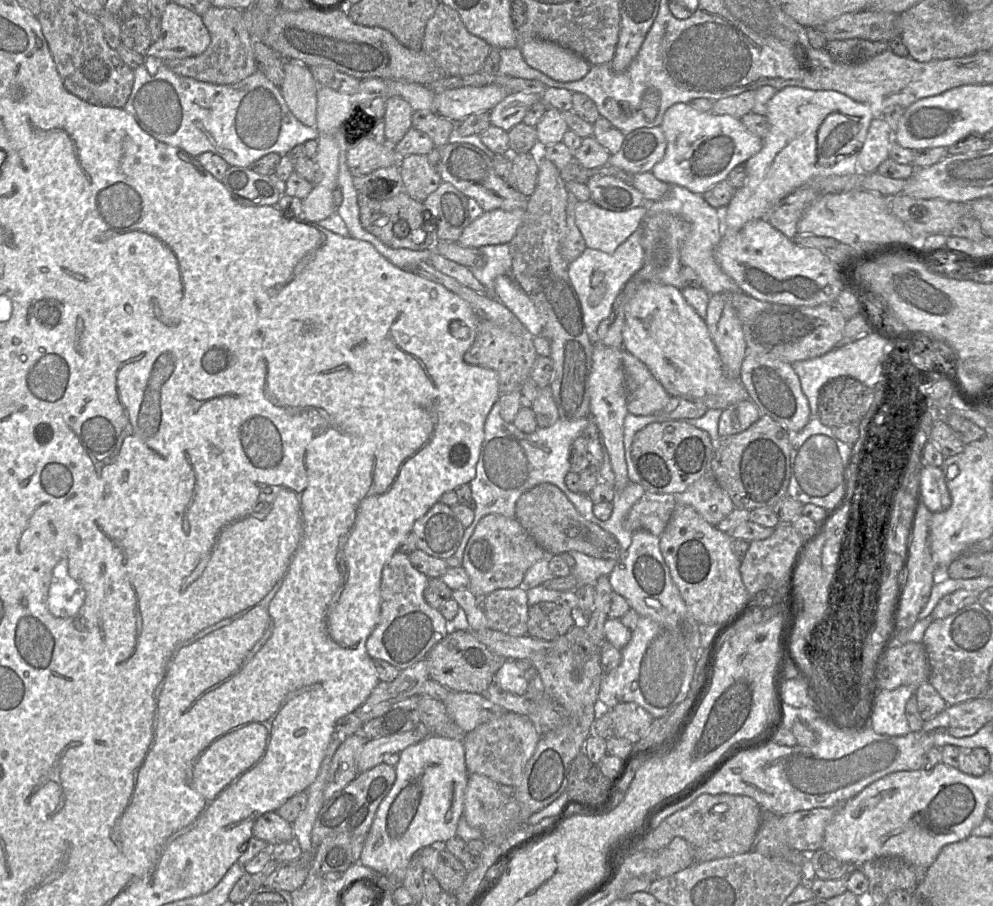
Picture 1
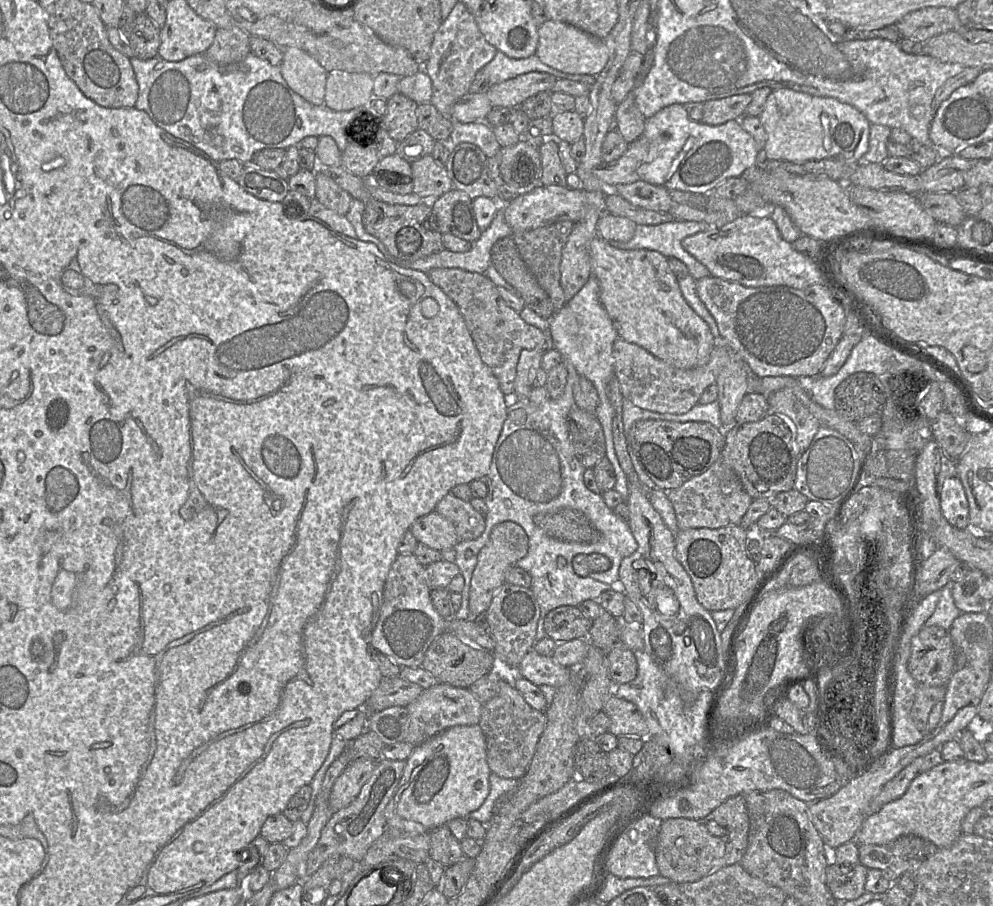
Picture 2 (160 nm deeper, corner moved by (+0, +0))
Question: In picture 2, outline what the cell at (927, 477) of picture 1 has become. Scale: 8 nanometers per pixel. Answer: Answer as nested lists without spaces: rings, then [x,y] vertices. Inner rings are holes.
[[[958,477],[945,479],[940,489],[940,509],[945,519],[959,529],[969,526],[969,503]]]

